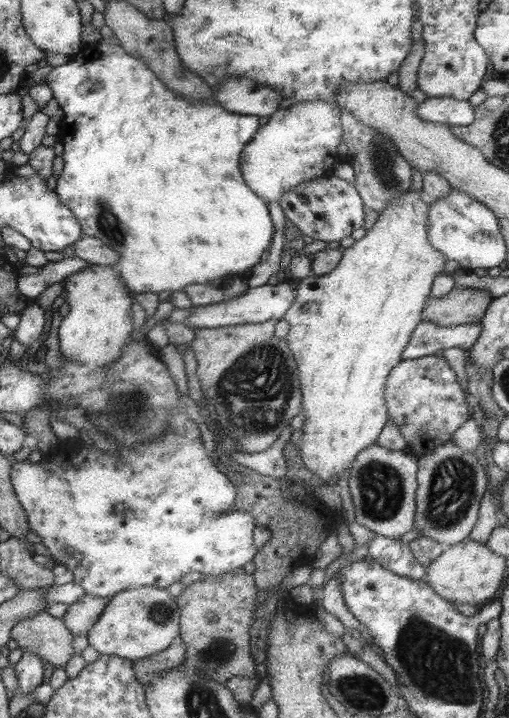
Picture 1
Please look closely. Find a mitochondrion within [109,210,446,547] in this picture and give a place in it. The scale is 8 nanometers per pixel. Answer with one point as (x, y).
(256, 389)

